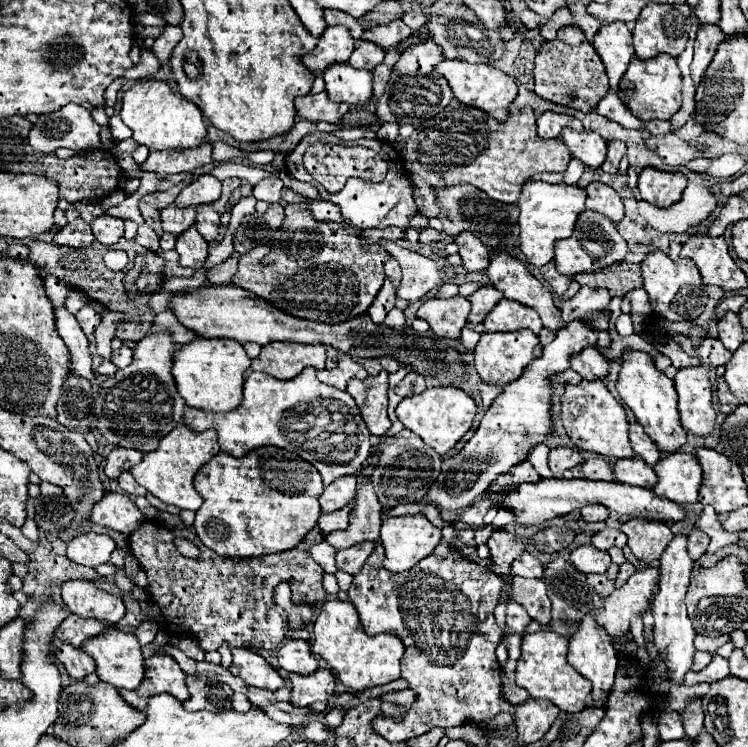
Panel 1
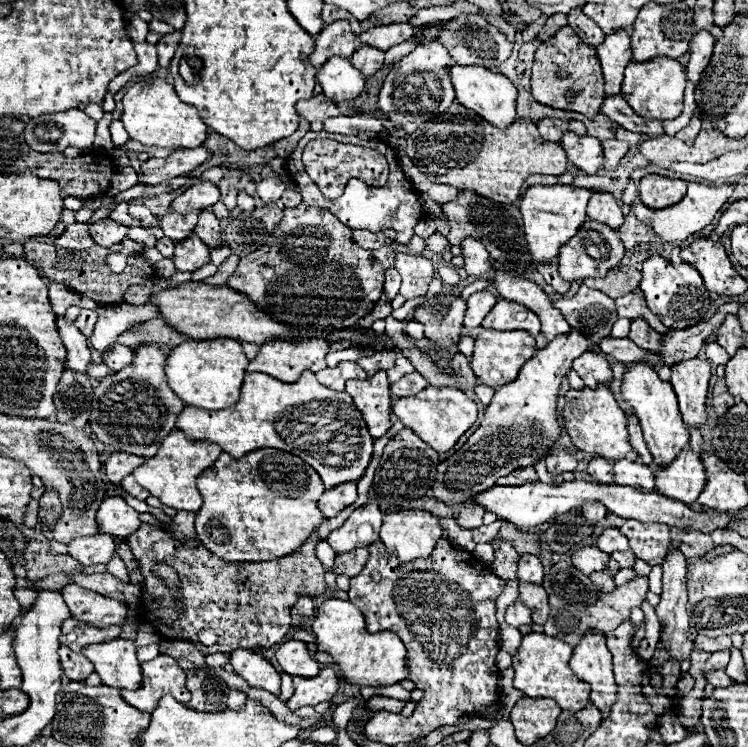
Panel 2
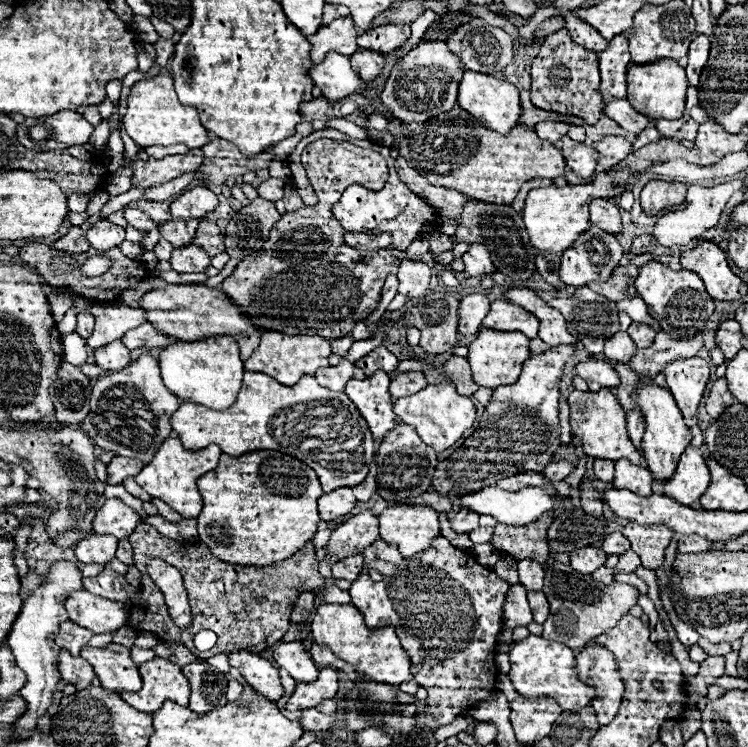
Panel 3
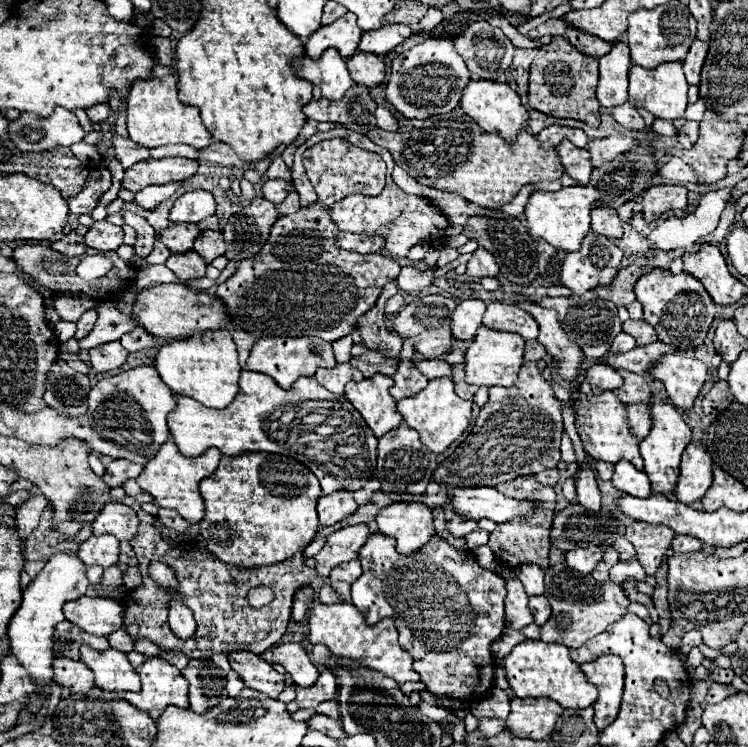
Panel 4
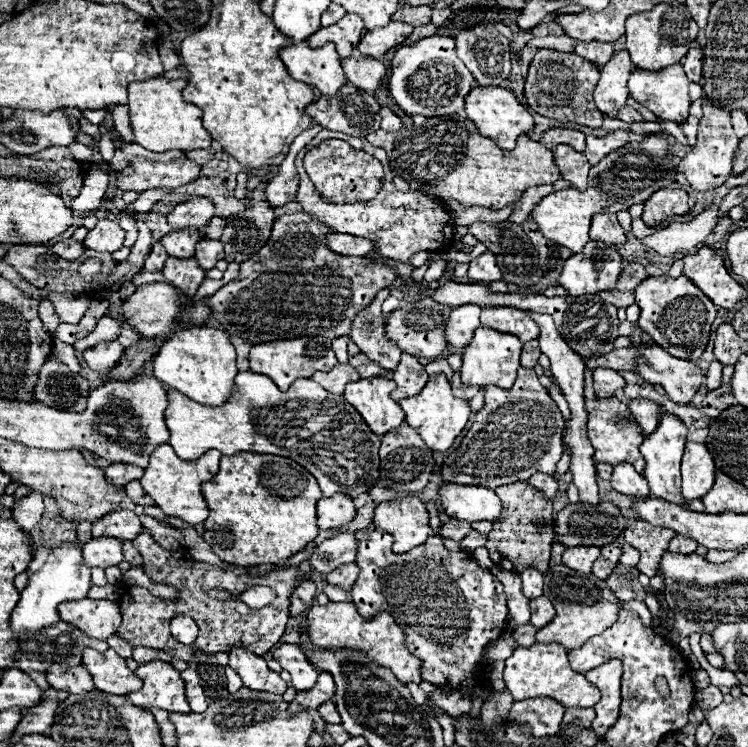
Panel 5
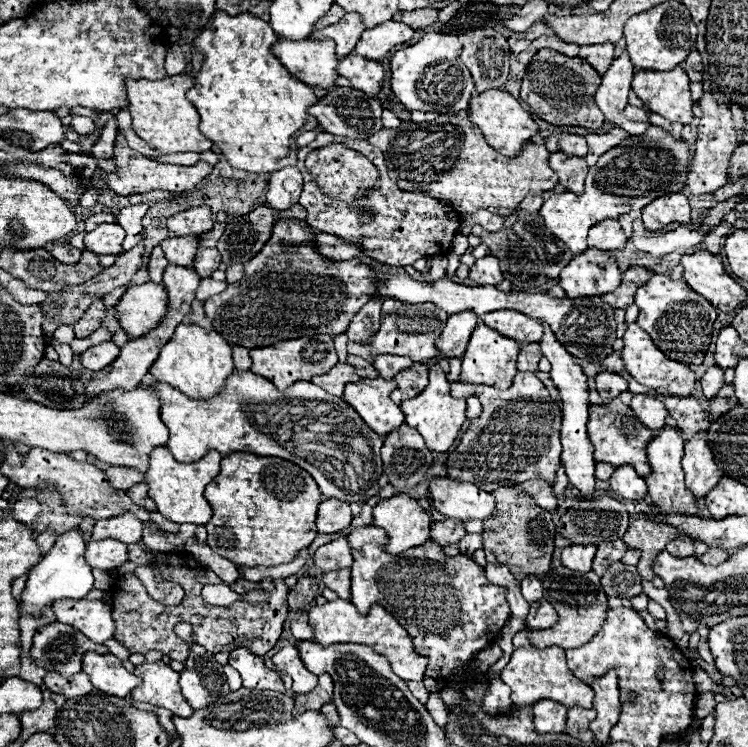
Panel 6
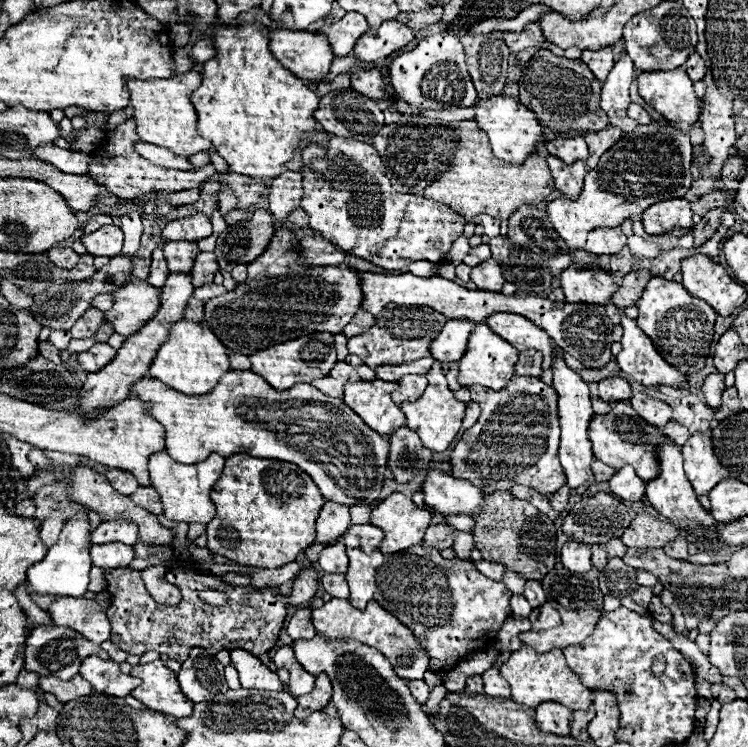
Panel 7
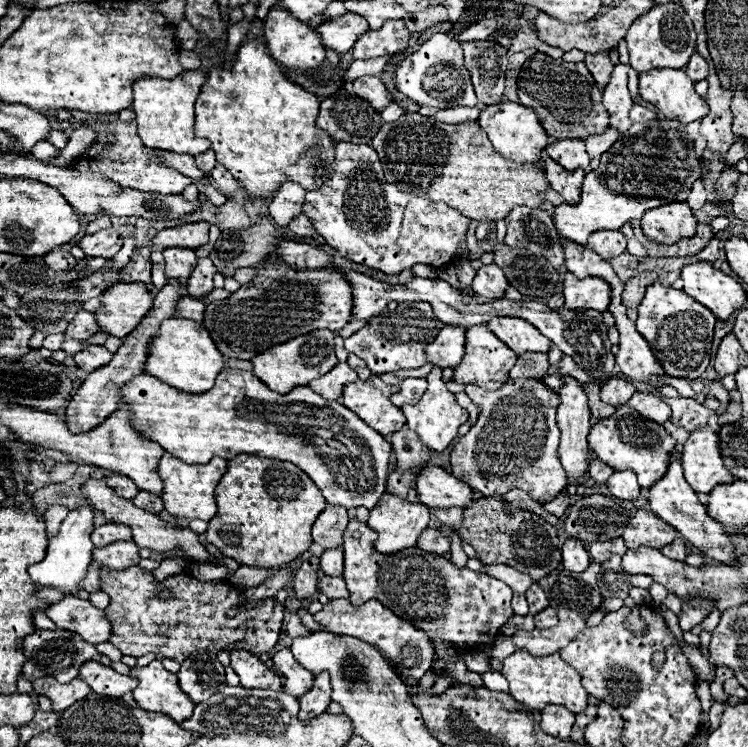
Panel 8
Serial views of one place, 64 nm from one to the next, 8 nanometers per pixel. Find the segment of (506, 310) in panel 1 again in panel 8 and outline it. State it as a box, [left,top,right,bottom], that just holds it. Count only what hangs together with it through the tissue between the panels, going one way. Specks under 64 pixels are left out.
[488,316,550,354]

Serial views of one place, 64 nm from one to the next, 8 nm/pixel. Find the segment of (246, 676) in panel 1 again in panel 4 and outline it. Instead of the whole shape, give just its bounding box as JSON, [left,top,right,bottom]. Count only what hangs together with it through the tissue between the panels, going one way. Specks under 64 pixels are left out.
[228,652,284,698]

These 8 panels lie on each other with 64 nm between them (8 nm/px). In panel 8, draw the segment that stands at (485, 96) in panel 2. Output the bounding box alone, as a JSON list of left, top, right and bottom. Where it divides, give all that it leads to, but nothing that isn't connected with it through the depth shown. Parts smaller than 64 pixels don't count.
[478,102,548,164]

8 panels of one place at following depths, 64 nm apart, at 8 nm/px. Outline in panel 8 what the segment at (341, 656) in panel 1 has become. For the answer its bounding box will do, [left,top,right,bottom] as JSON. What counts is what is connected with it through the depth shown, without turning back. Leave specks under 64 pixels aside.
[314,598,434,680]

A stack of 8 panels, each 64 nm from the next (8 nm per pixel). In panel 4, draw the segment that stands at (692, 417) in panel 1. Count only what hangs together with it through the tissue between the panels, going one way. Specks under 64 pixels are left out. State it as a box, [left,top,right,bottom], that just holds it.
[650,356,708,412]

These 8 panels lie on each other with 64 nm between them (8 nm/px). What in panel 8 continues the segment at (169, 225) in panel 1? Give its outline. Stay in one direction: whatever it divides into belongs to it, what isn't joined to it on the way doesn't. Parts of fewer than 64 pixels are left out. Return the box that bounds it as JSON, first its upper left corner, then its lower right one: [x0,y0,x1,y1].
[164,246,198,282]

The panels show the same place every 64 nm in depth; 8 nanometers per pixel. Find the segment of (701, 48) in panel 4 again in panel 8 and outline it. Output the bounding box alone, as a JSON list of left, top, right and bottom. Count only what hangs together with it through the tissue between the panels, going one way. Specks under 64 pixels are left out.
[686,54,708,82]

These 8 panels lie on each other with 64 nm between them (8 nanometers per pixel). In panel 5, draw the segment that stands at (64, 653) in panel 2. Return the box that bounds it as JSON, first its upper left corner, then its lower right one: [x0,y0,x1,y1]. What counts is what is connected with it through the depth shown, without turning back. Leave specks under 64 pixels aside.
[46,664,94,694]

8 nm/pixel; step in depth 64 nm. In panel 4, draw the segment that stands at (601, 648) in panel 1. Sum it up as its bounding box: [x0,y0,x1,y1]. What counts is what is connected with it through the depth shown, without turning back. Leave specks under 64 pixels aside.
[580,654,624,730]

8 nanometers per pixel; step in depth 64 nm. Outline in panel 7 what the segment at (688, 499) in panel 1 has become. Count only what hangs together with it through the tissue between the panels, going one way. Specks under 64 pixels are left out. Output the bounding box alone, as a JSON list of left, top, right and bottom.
[682,432,728,496]

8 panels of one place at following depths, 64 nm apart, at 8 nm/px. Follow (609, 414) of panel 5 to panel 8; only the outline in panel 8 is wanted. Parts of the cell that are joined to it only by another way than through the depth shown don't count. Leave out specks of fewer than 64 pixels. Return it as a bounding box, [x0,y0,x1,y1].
[588,406,676,488]

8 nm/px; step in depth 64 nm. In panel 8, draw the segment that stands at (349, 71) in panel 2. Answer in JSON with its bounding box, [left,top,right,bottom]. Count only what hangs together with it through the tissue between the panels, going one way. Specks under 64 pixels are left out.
[264,4,326,72]

